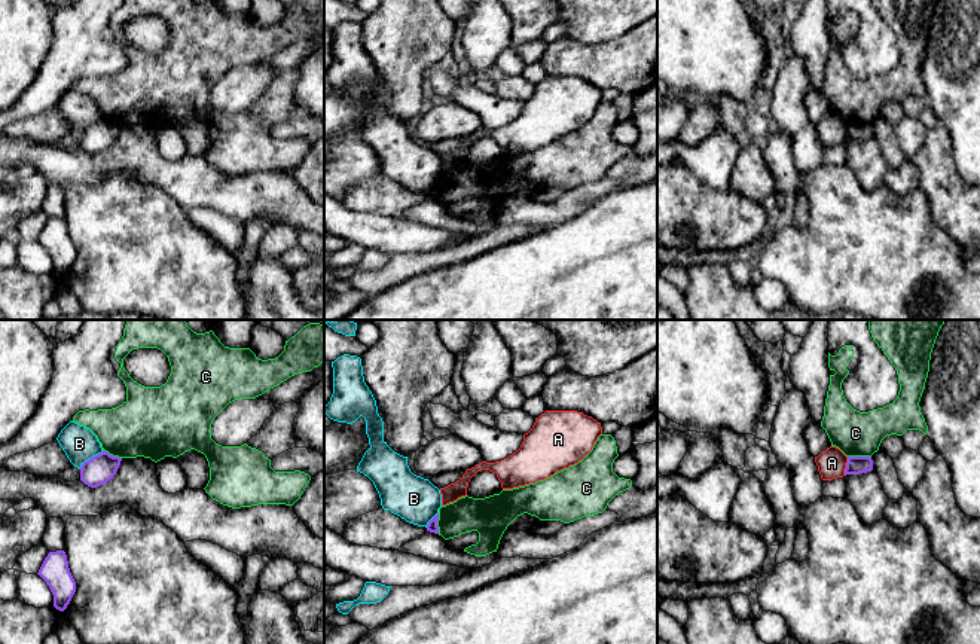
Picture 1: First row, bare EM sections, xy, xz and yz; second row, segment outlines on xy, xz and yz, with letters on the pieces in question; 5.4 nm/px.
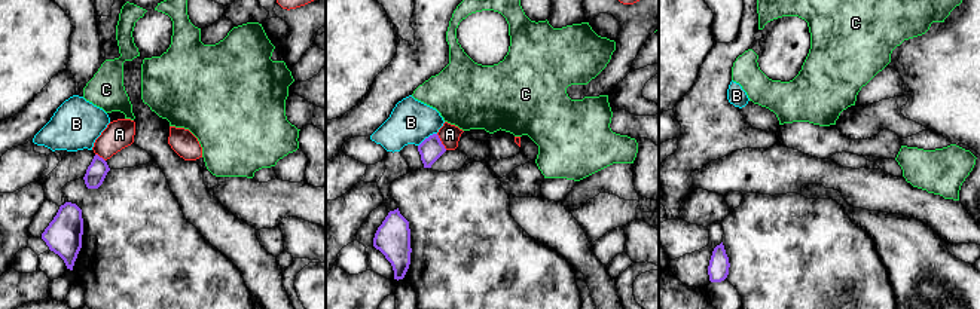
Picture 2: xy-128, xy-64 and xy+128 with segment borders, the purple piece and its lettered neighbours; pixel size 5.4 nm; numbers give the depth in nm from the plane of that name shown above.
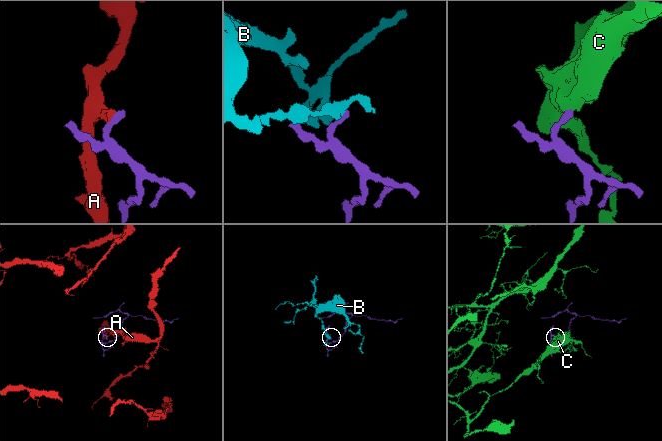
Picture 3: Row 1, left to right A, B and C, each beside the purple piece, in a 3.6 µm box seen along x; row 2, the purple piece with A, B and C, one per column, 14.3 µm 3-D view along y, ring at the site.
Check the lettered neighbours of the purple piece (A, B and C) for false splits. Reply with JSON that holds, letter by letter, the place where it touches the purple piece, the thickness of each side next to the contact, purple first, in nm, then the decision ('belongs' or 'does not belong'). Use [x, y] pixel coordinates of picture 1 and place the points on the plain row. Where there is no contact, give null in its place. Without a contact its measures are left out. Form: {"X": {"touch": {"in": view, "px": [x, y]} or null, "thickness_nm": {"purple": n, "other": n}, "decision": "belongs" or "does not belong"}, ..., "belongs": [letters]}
{"A": {"touch": {"in": "yz", "px": [846, 133]}, "thickness_nm": {"purple": 100, "other": 160}, "decision": "does not belong"}, "B": {"touch": {"in": "xy", "px": [91, 125]}, "thickness_nm": {"purple": 160, "other": 190}, "decision": "does not belong"}, "C": {"touch": {"in": "yz", "px": [860, 124]}, "thickness_nm": {"purple": 100, "other": 240}, "decision": "does not belong"}, "belongs": []}

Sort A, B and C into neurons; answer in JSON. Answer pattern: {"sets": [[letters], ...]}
{"sets": [["A"], ["B"], ["C"]]}

